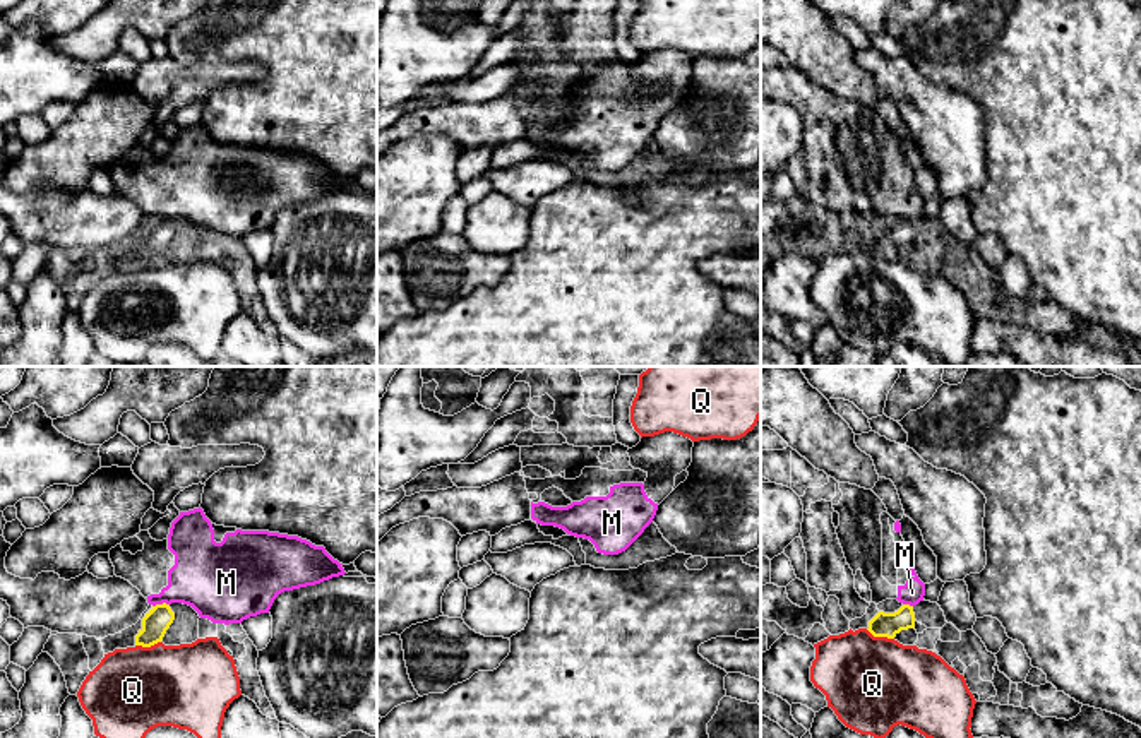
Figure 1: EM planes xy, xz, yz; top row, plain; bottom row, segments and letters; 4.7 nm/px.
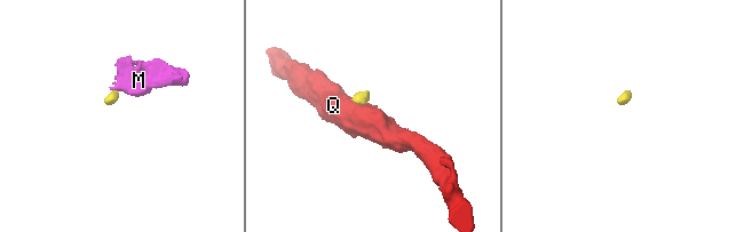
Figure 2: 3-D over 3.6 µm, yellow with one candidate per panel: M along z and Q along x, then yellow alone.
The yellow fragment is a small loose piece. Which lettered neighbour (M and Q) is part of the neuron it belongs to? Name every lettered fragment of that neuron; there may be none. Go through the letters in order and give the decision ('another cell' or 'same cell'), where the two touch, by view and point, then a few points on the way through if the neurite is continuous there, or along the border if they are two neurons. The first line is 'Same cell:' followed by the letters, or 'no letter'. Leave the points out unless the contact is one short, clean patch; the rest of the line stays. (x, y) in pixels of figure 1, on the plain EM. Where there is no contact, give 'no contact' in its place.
Same cell: no letter
M: another cell | xy (160, 221) | along xy (168, 220), (153, 223)
Q: another cell | yz (879, 252) | along yz (866, 245), (874, 252), (893, 255)

